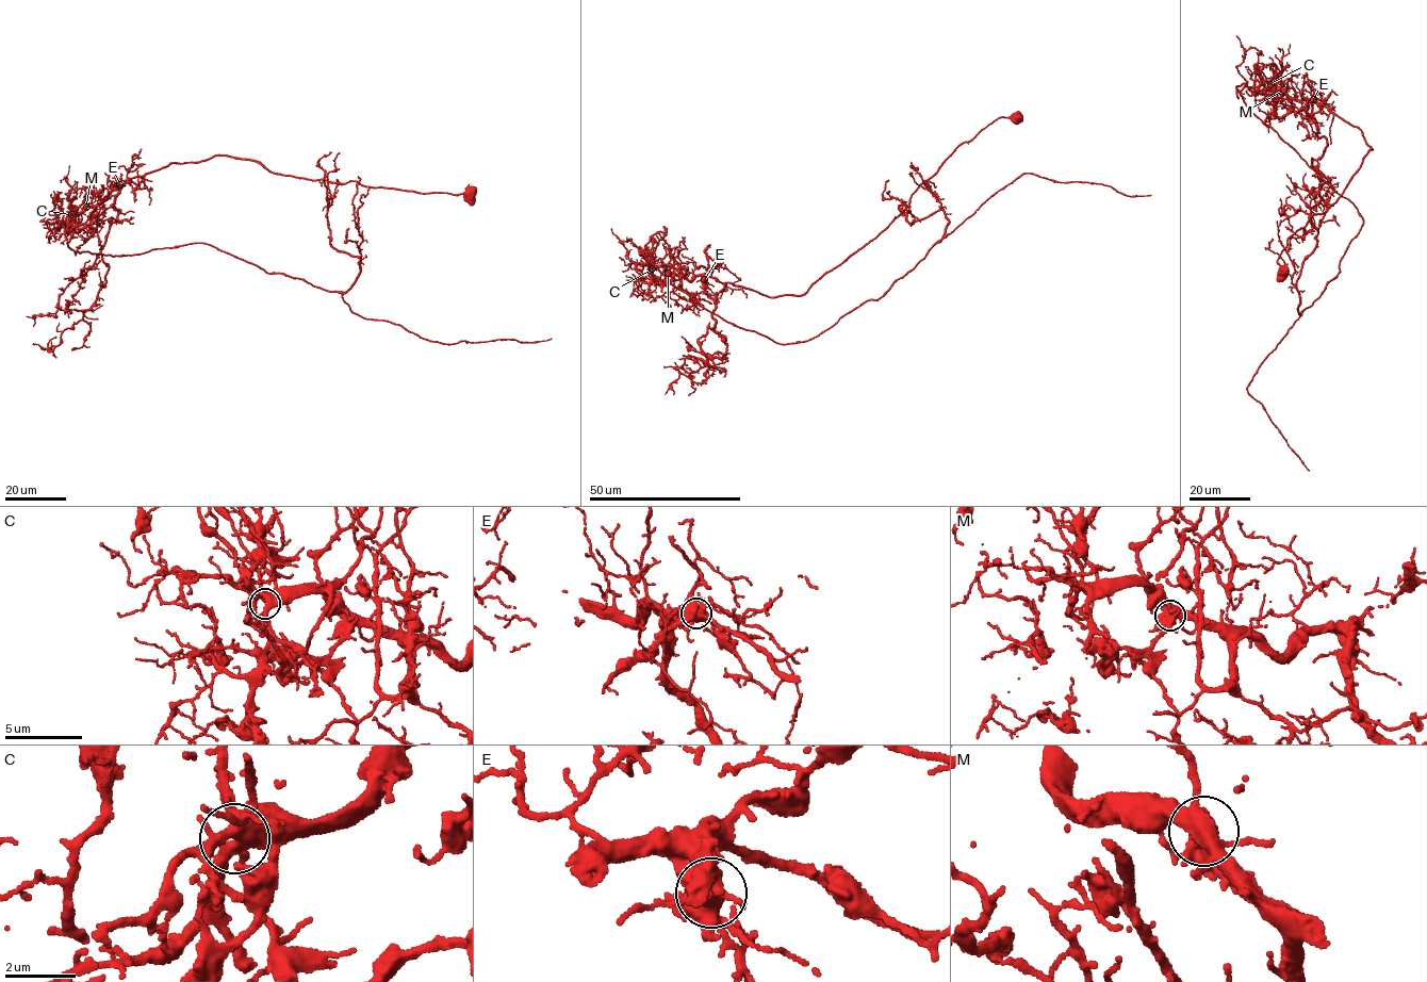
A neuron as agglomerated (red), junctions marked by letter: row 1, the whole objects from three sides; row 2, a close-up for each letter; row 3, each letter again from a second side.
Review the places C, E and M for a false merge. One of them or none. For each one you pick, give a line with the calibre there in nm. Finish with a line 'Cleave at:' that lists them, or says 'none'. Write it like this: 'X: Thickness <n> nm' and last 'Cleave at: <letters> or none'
M: Thickness 600 nm
Cleave at: M

